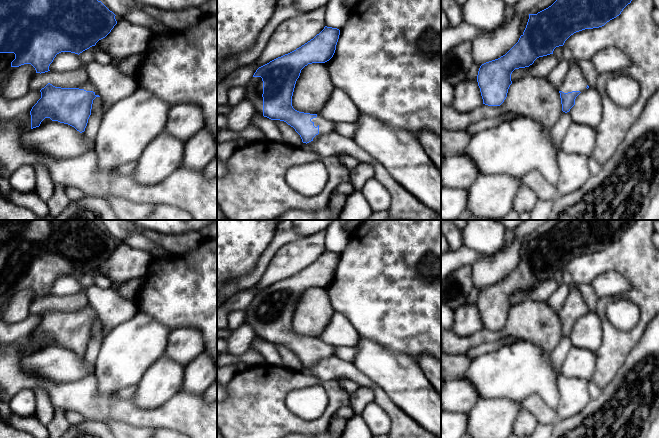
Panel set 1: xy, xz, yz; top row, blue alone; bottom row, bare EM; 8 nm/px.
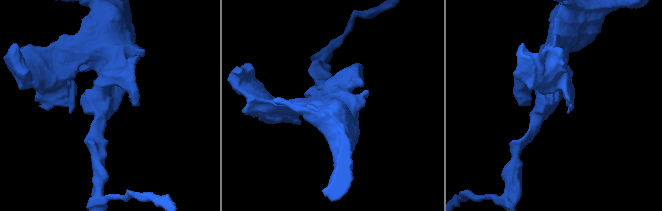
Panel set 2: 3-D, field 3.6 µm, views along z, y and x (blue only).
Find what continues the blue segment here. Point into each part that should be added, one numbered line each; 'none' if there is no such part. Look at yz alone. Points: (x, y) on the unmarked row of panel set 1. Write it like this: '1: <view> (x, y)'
1: yz (575, 305)

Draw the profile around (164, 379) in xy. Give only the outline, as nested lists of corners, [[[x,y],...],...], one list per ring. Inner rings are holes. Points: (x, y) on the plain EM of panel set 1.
[[[165,355],[143,375],[133,395],[137,407],[160,407],[177,394],[183,384],[184,366]]]

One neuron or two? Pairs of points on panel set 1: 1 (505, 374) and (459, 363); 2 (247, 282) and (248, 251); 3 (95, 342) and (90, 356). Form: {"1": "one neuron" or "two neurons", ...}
{"1": "two neurons", "2": "two neurons", "3": "one neuron"}

